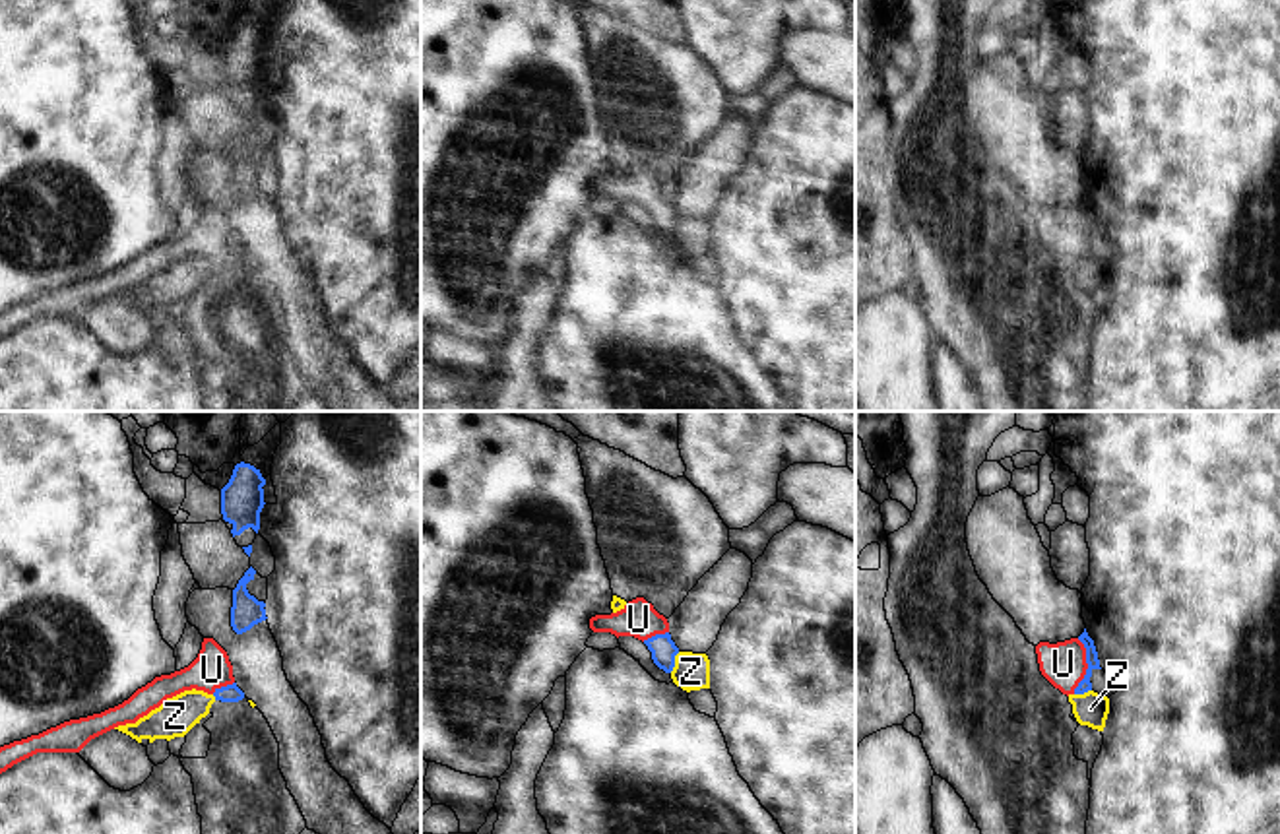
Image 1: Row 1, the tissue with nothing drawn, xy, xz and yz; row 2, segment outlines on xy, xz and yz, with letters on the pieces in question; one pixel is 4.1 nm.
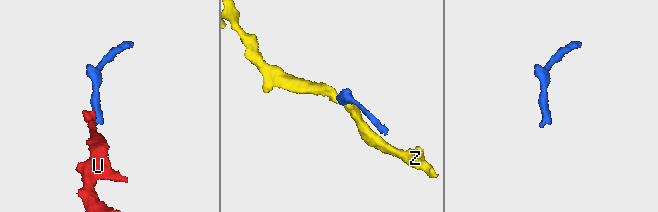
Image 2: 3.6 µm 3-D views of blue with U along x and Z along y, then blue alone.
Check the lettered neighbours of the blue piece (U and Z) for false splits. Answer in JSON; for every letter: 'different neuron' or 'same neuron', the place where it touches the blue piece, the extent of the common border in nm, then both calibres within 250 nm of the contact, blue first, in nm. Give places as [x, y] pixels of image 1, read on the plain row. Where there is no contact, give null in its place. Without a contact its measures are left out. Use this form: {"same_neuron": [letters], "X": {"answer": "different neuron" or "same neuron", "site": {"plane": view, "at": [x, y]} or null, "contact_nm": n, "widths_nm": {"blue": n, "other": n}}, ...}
{"same_neuron": ["U"], "U": {"answer": "same neuron", "site": {"plane": "yz", "at": [1088, 231]}, "contact_nm": 240, "widths_nm": {"blue": 60, "other": 190}}, "Z": {"answer": "different neuron", "site": {"plane": "xz", "at": [673, 227]}, "contact_nm": 100, "widths_nm": {"blue": 110, "other": 150}}}

